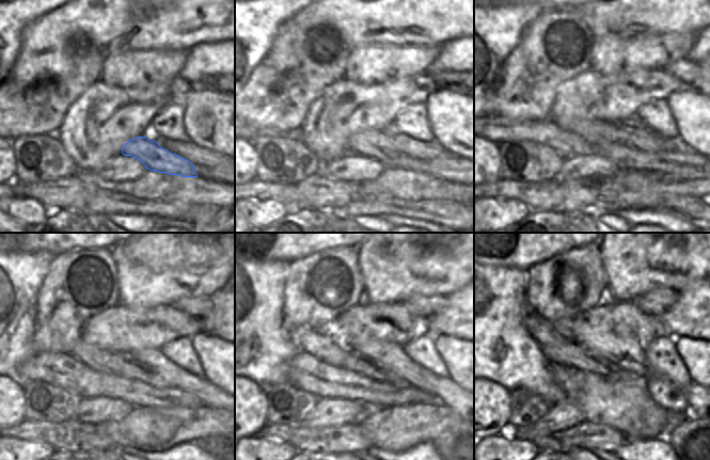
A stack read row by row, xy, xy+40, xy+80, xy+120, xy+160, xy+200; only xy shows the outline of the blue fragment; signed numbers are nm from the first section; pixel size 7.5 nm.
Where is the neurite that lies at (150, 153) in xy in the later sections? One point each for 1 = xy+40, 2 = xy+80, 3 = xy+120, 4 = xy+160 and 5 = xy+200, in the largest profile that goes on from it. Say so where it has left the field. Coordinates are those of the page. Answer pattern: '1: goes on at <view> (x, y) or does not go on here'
1: goes on at xy+40 (379, 144)
2: goes on at xy+80 (598, 132)
3: goes on at xy+120 (123, 364)
4: goes on at xy+160 (356, 362)
5: goes on at xy+200 (595, 363)

